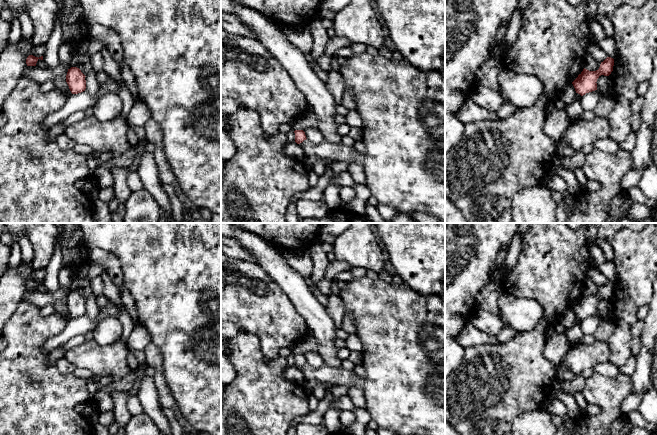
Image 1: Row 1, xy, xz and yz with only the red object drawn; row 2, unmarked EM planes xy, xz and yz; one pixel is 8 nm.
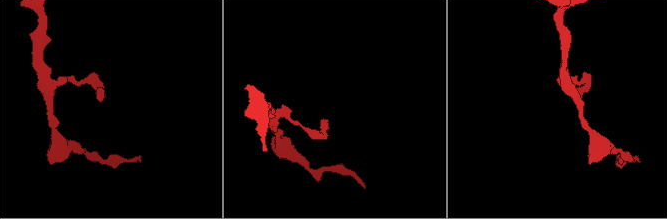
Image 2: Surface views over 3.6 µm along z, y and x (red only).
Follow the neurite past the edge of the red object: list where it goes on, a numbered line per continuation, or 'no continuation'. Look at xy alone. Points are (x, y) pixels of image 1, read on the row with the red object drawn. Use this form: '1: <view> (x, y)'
no continuation

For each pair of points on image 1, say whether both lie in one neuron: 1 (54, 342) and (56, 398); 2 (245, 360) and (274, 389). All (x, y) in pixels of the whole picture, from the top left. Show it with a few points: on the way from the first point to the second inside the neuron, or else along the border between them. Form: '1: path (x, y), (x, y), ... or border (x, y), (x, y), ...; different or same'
1: border (59, 333), (44, 343), (45, 351); different
2: path (252, 367), (267, 382); same

